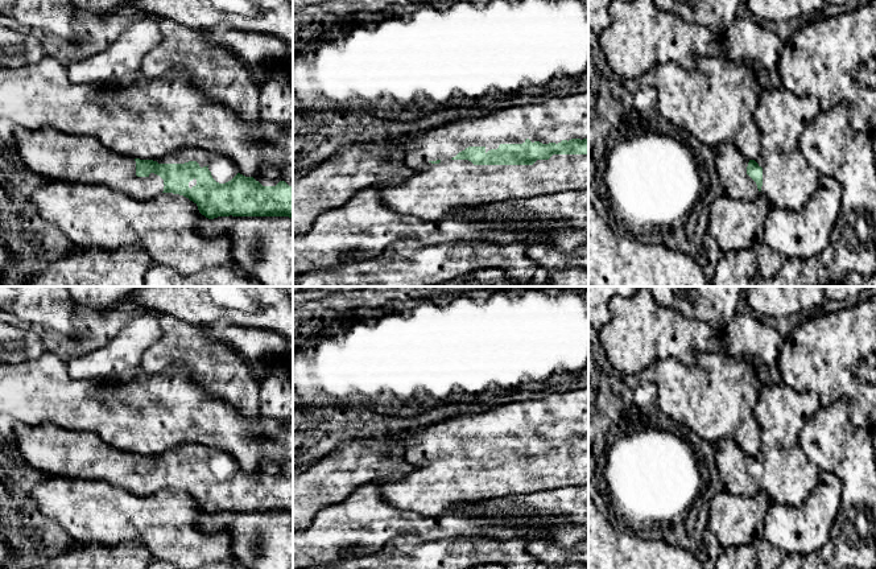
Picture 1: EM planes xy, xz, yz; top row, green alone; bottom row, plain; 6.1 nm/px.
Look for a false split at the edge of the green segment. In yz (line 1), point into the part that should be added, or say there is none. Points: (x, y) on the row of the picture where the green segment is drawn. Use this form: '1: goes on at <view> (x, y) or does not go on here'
1: goes on at yz (788, 181)

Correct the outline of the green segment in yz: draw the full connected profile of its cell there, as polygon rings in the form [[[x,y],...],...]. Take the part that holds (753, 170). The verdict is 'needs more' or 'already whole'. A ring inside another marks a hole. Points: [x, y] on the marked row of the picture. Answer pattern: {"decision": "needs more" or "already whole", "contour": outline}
{"decision": "needs more", "contour": [[[777,84],[760,92],[755,120],[761,131],[764,165],[745,157],[735,144],[720,143],[715,149],[715,169],[724,193],[736,199],[753,201],[764,194],[772,207],[799,210],[815,193],[819,174],[807,164],[799,147],[802,132],[822,112],[814,96],[797,96]]]}

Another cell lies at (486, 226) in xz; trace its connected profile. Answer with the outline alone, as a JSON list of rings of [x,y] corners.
[[[397,178],[392,182],[363,189],[343,206],[319,214],[306,234],[293,234],[293,280],[310,271],[334,268],[347,257],[376,257],[389,244],[400,239],[417,239],[427,246],[476,239],[496,244],[545,243],[558,247],[562,251],[573,251],[588,240],[588,190],[563,191],[526,199],[508,199],[504,202],[493,202],[480,209],[459,211],[439,219],[423,219],[396,213],[384,205],[380,190],[385,186],[400,185],[402,181]]]

